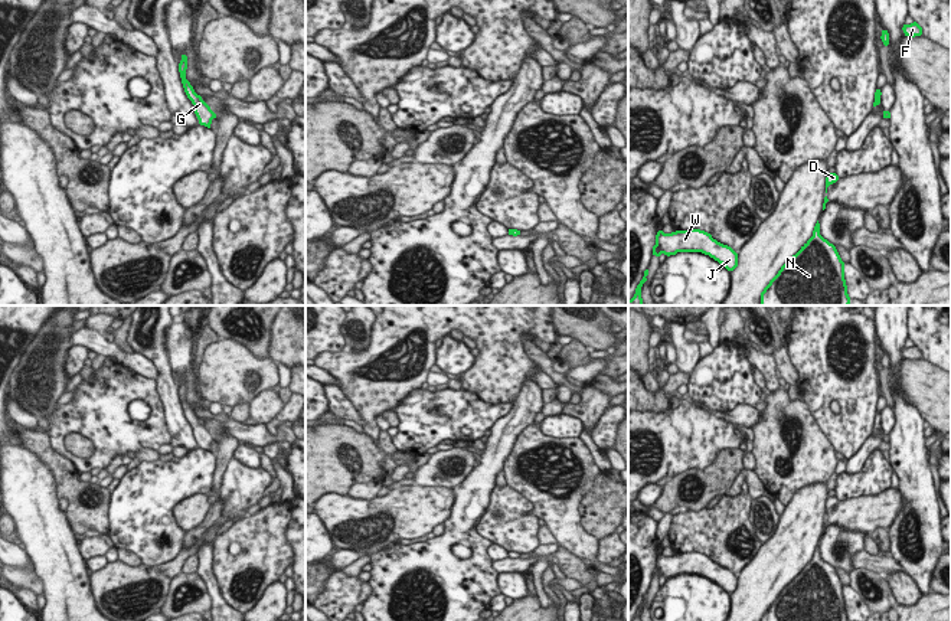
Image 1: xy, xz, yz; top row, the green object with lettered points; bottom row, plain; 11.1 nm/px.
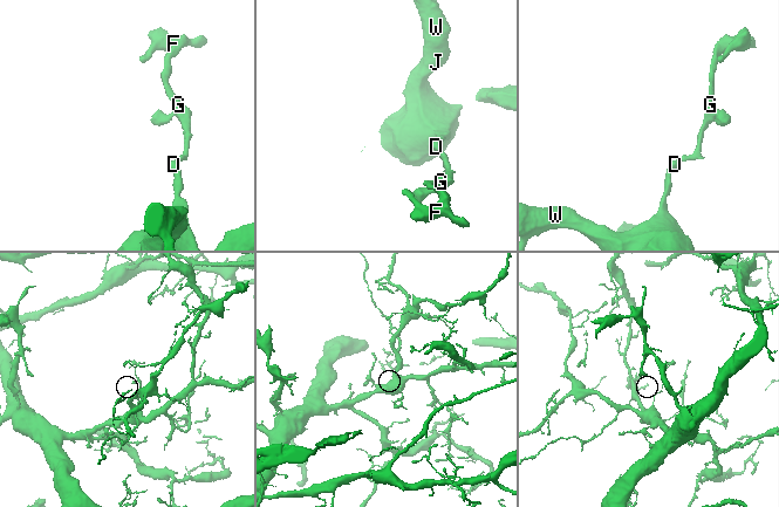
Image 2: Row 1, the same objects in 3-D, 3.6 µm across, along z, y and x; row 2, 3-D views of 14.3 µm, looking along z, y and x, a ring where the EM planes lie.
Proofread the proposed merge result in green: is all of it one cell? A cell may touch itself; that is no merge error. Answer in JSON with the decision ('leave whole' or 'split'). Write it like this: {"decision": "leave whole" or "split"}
{"decision": "leave whole"}

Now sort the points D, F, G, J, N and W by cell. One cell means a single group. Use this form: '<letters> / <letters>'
D F G J N W

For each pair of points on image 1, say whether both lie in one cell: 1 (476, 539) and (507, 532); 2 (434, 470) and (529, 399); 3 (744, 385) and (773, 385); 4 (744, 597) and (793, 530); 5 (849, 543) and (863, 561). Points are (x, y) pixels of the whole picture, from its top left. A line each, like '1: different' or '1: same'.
1: different
2: different
3: different
4: same
5: different

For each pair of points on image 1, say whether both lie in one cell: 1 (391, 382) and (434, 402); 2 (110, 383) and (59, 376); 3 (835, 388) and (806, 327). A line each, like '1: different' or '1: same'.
1: different
2: different
3: same

